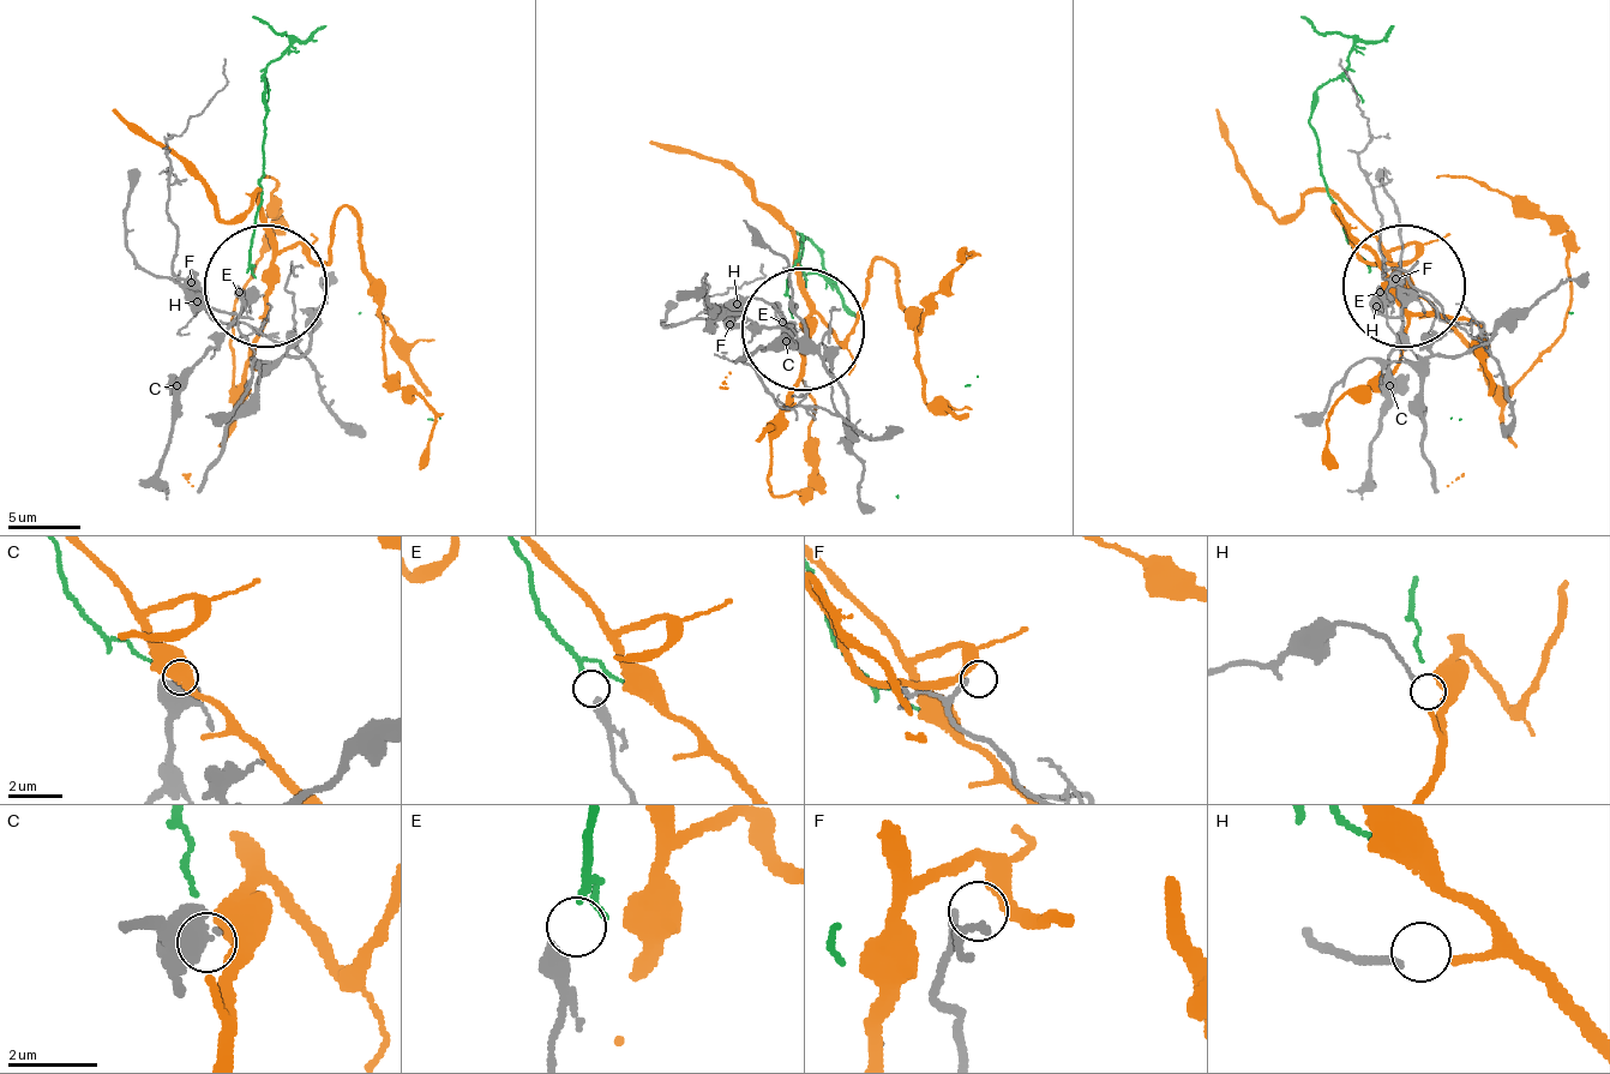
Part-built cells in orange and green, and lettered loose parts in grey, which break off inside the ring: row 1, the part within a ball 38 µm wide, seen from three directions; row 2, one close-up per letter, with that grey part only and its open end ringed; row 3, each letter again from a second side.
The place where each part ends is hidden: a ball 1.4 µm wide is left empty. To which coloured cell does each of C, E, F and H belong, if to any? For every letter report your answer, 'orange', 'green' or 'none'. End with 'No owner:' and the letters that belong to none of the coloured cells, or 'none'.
C: none
E: green
F: none
H: orange
No owner: C, F

